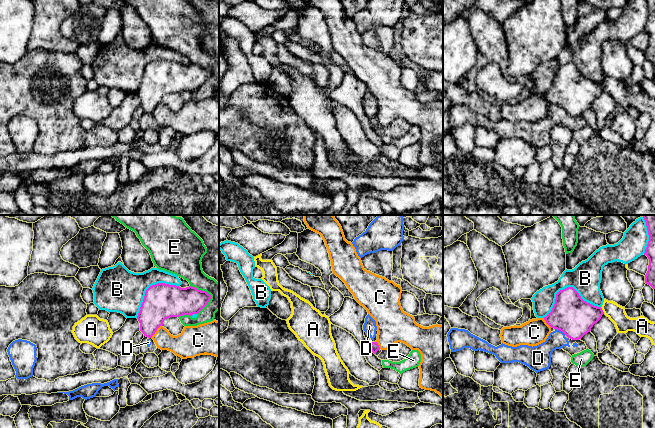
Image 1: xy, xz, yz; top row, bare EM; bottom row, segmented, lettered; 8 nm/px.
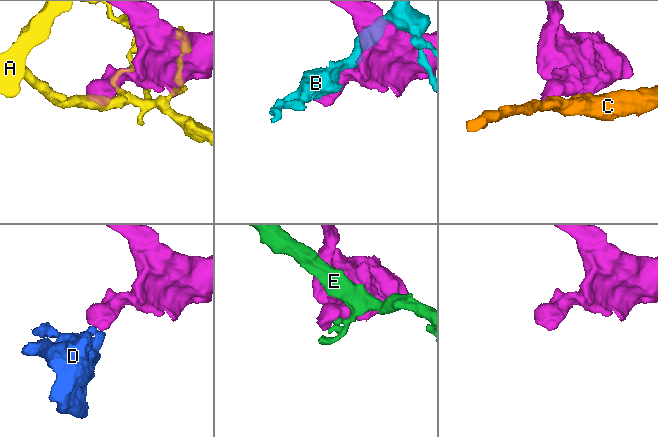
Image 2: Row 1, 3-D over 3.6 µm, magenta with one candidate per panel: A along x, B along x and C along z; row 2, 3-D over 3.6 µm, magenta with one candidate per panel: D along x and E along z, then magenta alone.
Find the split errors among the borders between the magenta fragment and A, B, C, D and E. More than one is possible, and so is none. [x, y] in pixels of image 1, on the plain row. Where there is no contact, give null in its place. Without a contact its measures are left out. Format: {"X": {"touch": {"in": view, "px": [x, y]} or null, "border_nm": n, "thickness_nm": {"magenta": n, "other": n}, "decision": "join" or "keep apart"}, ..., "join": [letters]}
{"A": {"touch": {"in": "yz", "px": [602, 86]}, "border_nm": 70, "thickness_nm": {"magenta": 300, "other": 140}, "decision": "keep apart"}, "B": {"touch": {"in": "yz", "px": [567, 63]}, "border_nm": 480, "thickness_nm": {"magenta": 300, "other": 240}, "decision": "keep apart"}, "C": {"touch": {"in": "xy", "px": [156, 106]}, "border_nm": 140, "thickness_nm": {"magenta": 280, "other": 190}, "decision": "keep apart"}, "D": {"touch": {"in": "yz", "px": [560, 106]}, "border_nm": 100, "thickness_nm": {"magenta": 300, "other": 160}, "decision": "keep apart"}, "E": {"touch": {"in": "xy", "px": [209, 70]}, "border_nm": 240, "thickness_nm": {"magenta": 220, "other": 180}, "decision": "keep apart"}, "join": []}

